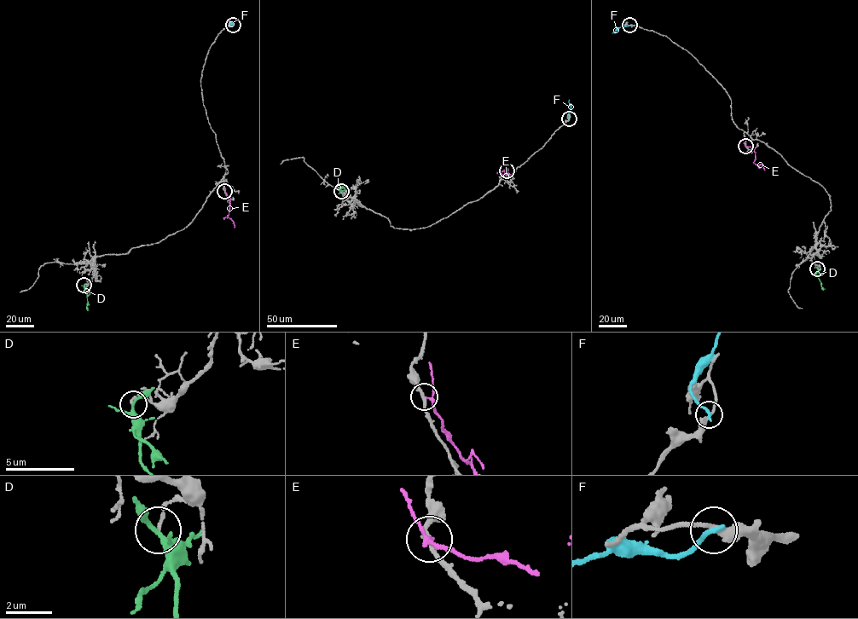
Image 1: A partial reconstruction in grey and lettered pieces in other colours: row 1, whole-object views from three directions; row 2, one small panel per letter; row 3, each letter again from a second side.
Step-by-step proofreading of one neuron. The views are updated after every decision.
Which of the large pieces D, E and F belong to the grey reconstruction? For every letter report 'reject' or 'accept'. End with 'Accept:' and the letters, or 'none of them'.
D: reject
E: reject
F: reject
Accept: none of them

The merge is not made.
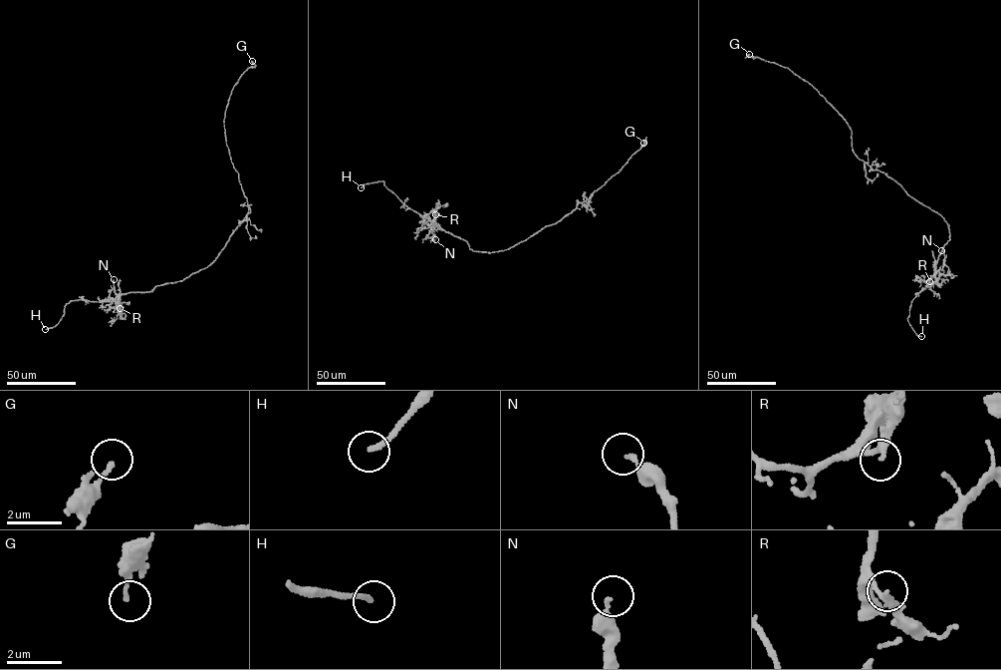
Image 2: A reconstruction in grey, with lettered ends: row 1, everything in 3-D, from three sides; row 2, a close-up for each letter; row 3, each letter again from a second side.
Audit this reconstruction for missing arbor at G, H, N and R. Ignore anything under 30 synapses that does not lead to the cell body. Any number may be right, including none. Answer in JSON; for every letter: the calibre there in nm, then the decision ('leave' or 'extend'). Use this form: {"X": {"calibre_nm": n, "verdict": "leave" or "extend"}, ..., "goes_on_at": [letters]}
{"G": {"calibre_nm": 130, "verdict": "leave"}, "H": {"calibre_nm": 180, "verdict": "extend"}, "N": {"calibre_nm": 240, "verdict": "leave"}, "R": {"calibre_nm": 240, "verdict": "leave"}, "goes_on_at": ["H"]}

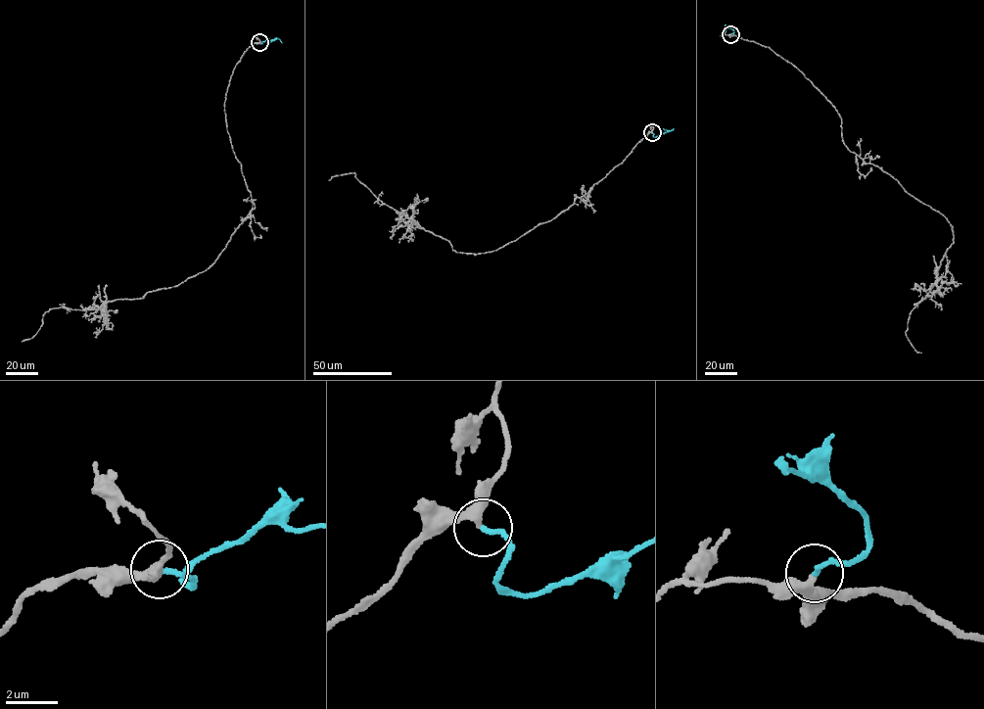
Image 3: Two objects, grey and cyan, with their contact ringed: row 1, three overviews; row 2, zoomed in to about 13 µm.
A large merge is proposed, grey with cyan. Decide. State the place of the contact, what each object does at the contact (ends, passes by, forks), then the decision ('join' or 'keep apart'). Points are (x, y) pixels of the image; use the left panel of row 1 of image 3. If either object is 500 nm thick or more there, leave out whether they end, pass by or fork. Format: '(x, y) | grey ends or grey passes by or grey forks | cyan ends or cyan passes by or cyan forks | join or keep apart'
(259, 42) | grey passes by | cyan ends | join

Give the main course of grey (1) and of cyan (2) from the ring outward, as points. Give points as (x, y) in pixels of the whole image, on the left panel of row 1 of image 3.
1: (259, 42), (237, 63), (224, 104), (255, 207), (214, 261), (102, 311), (50, 309), (22, 341)
2: (259, 42), (278, 38), (281, 43)

